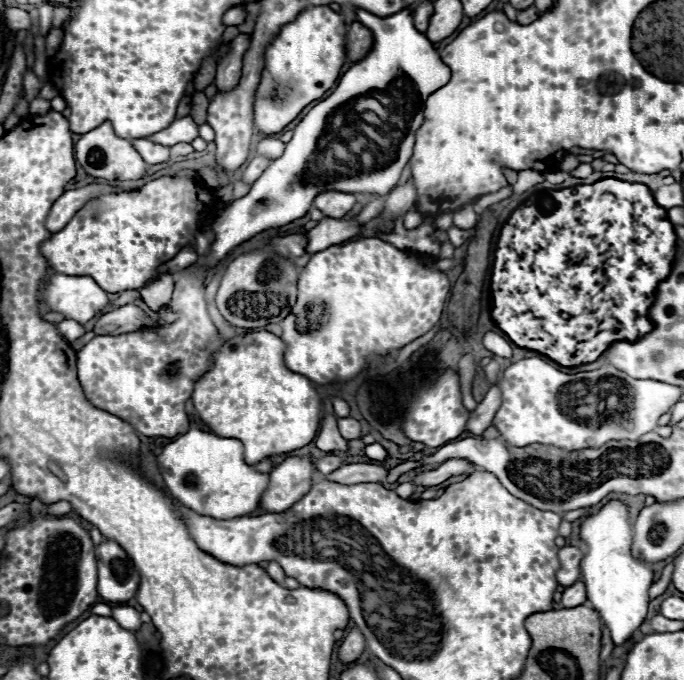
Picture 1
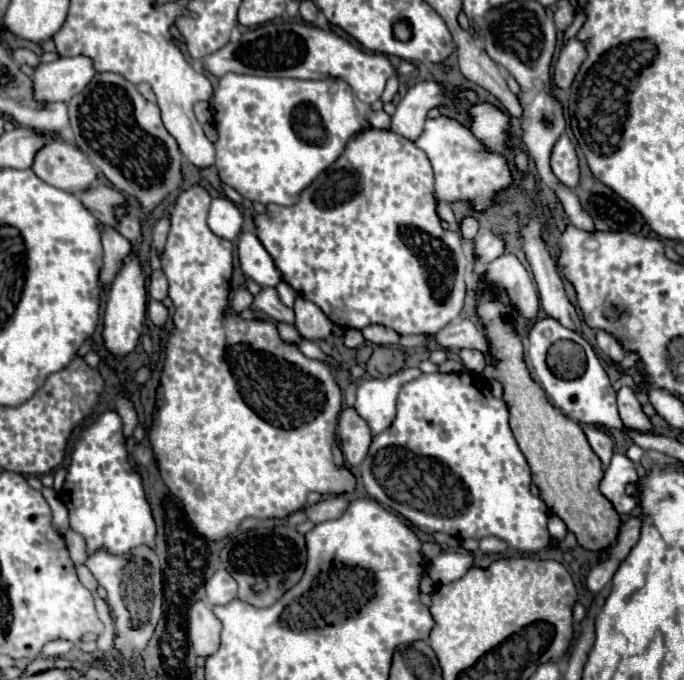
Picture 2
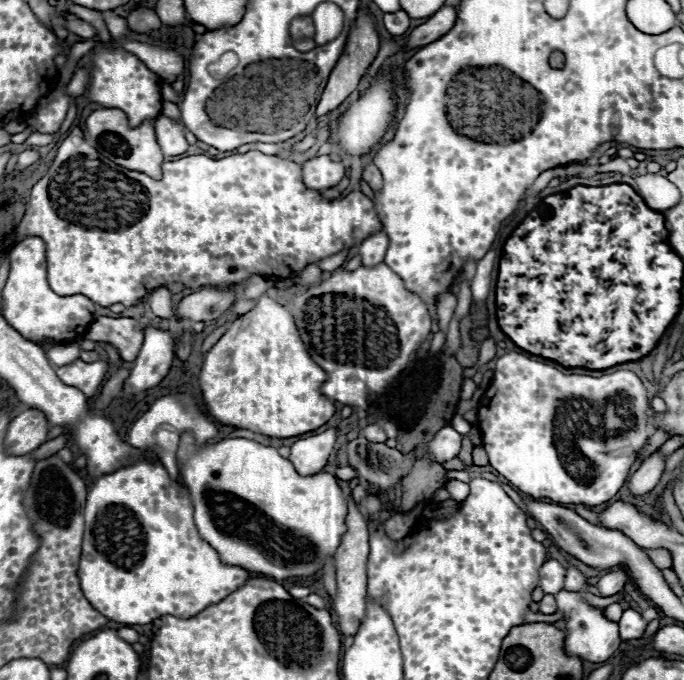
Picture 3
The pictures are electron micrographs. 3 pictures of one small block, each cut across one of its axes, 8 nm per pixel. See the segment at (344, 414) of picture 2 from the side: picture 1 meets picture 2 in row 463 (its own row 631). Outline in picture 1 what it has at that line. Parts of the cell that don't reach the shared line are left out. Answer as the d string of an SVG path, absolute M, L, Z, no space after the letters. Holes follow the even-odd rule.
M348 628L348 634L346 634L346 638L342 640L342 646L340 646L340 650L338 650L338 656L340 656L342 662L350 664L350 662L354 662L354 660L362 654L364 646L366 646L364 634L362 634L358 628Z

